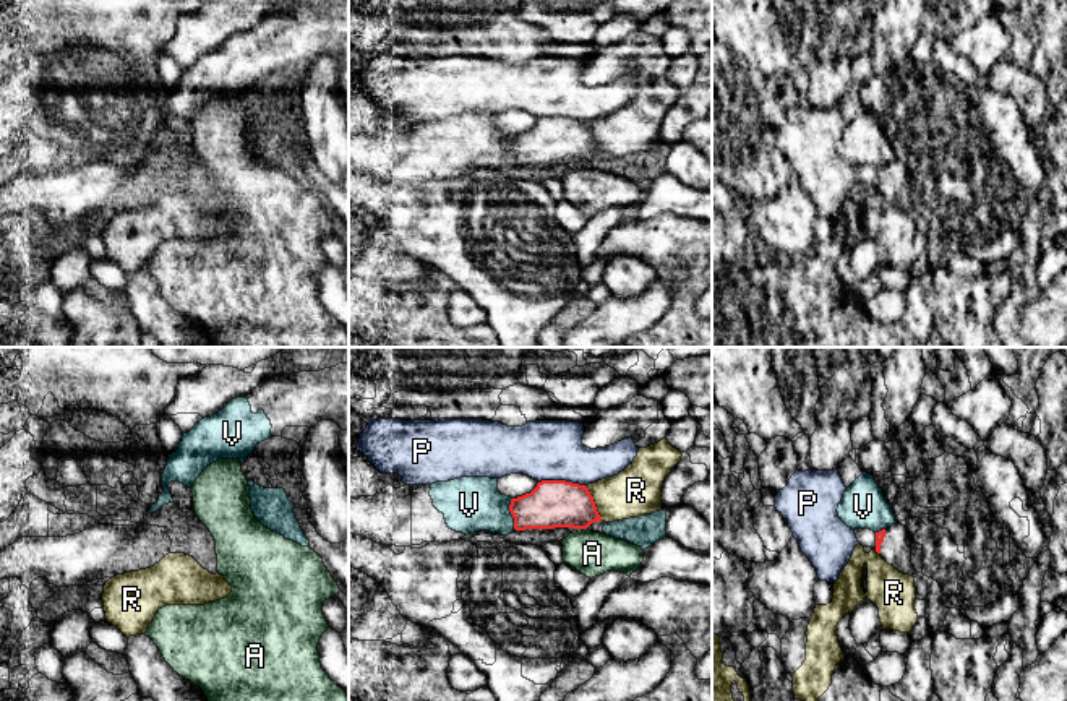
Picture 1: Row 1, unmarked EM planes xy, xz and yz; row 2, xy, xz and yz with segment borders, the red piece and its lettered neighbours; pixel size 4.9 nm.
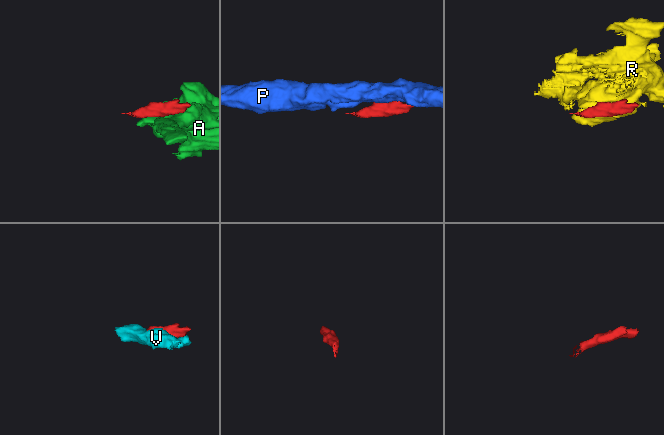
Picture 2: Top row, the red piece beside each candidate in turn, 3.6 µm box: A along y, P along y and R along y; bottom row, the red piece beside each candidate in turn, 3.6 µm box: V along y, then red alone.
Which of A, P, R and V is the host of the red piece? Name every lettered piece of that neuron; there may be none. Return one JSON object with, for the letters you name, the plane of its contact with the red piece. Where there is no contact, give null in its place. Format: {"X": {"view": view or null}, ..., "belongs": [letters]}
{"belongs": []}

